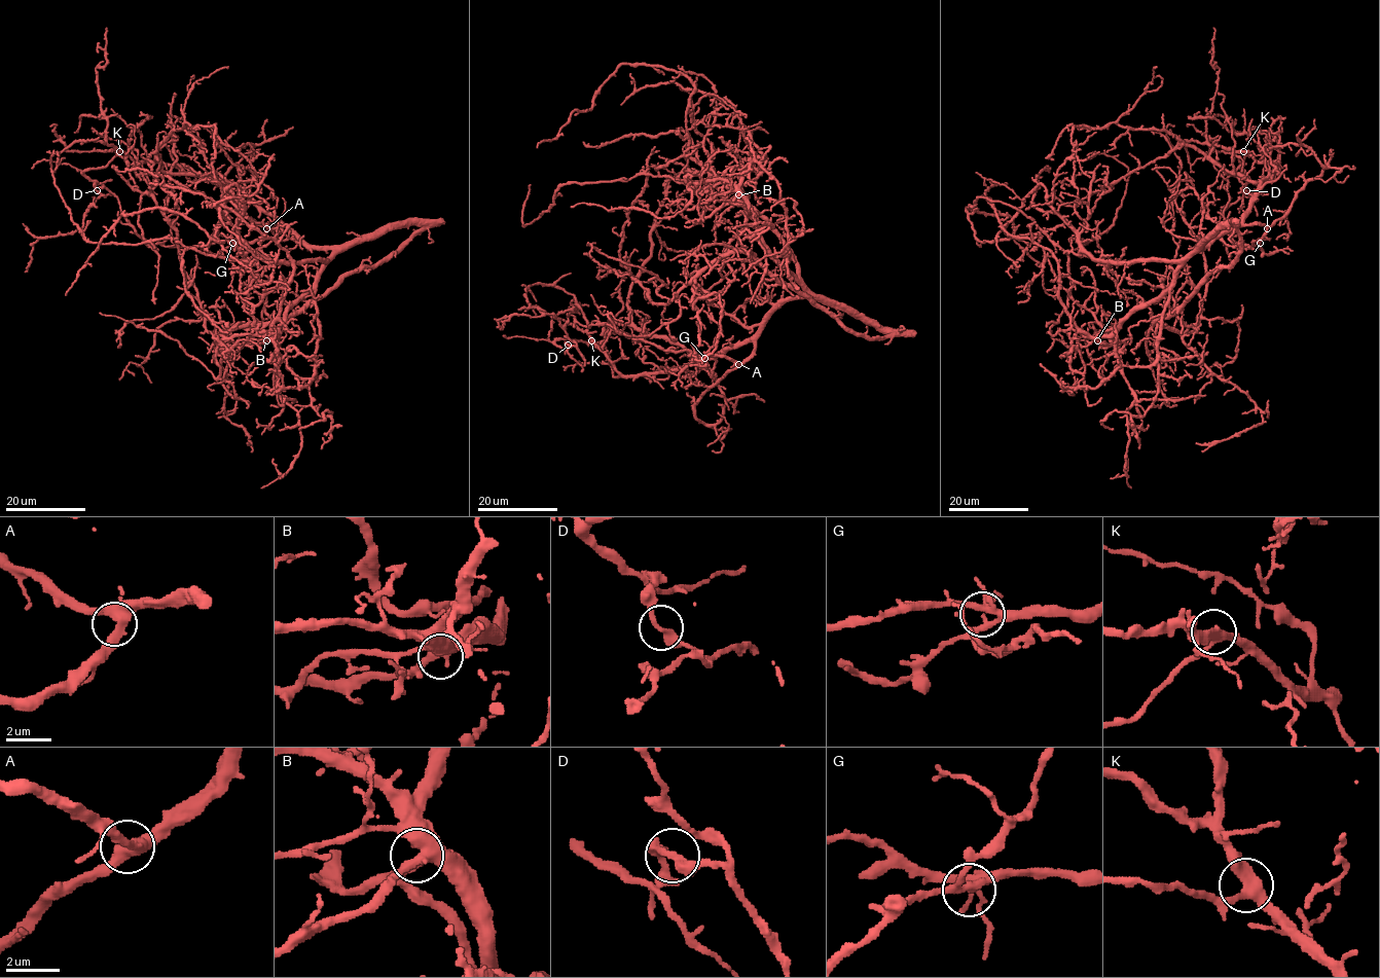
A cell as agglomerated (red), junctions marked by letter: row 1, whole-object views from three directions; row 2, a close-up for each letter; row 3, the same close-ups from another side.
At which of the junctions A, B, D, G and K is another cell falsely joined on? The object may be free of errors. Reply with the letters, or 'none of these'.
D

